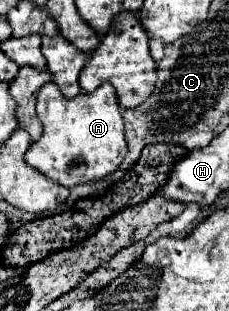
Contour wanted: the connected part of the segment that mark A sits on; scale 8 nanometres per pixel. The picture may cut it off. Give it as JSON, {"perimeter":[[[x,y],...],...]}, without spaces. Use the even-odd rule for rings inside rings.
{"perimeter":[[[49,81],[37,95],[37,115],[43,123],[43,133],[37,143],[31,143],[25,161],[67,189],[113,173],[127,155],[121,107],[111,83],[101,85],[93,93],[65,99],[59,87]]]}

